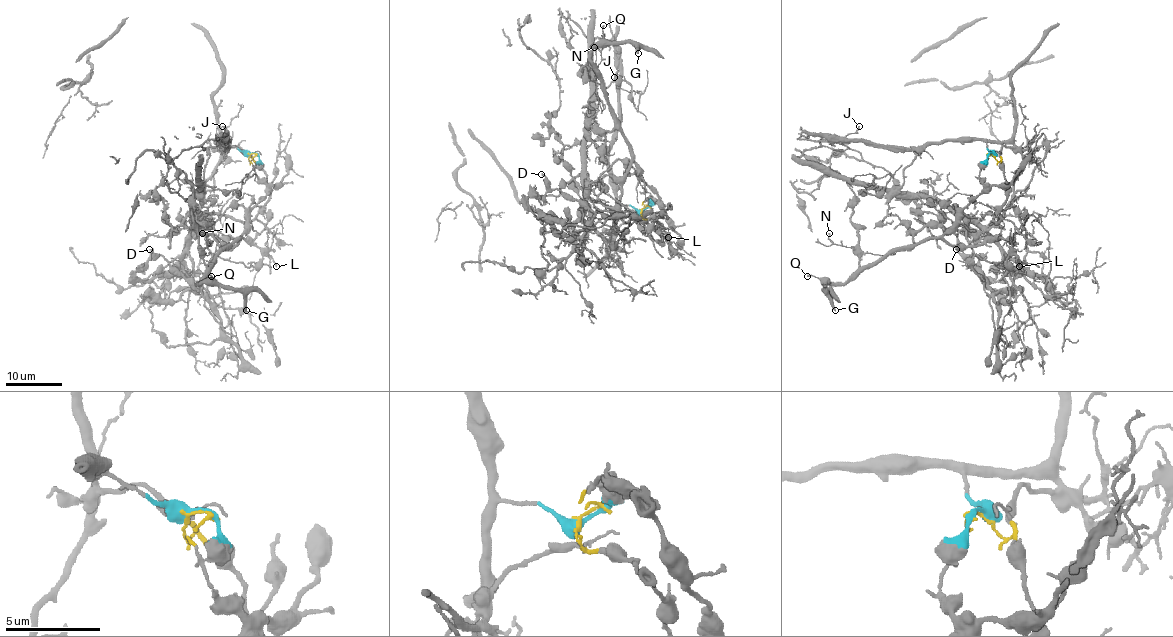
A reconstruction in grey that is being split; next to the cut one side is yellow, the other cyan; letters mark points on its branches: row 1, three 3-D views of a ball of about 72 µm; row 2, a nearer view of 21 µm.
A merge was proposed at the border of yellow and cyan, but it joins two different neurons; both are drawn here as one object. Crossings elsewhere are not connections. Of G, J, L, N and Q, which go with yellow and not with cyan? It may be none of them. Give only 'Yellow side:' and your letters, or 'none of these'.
Yellow side: G, L, N, Q

